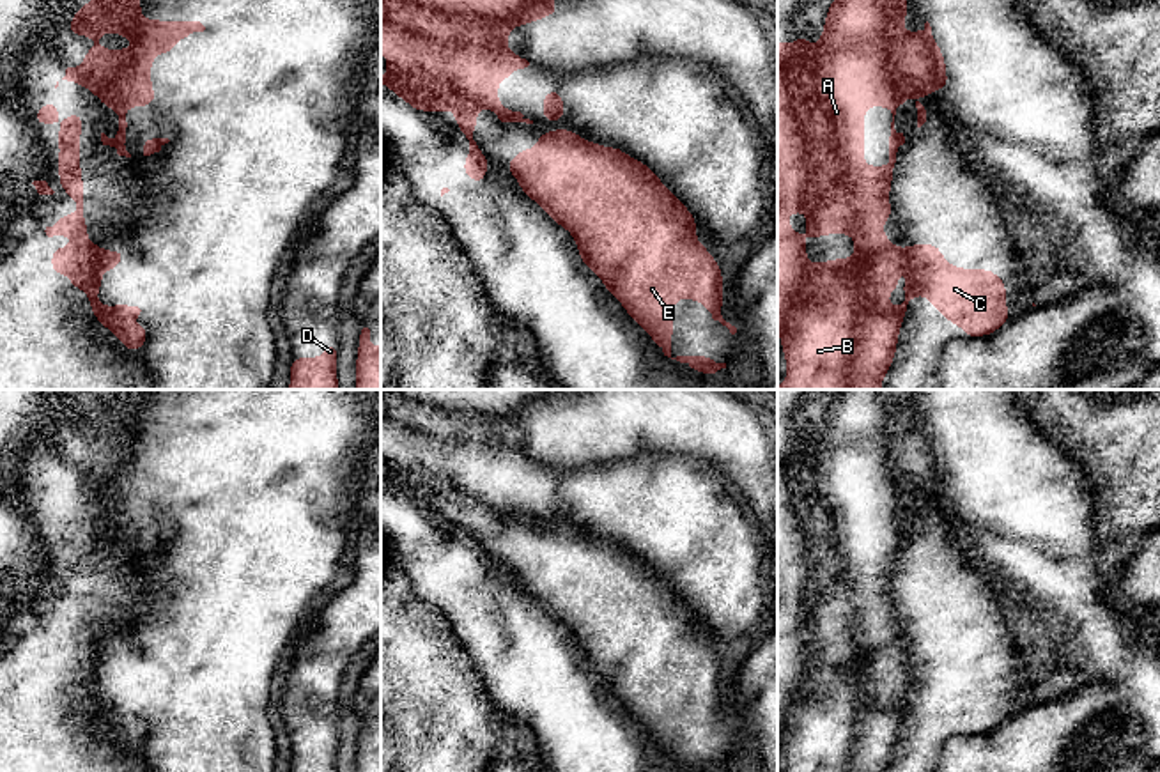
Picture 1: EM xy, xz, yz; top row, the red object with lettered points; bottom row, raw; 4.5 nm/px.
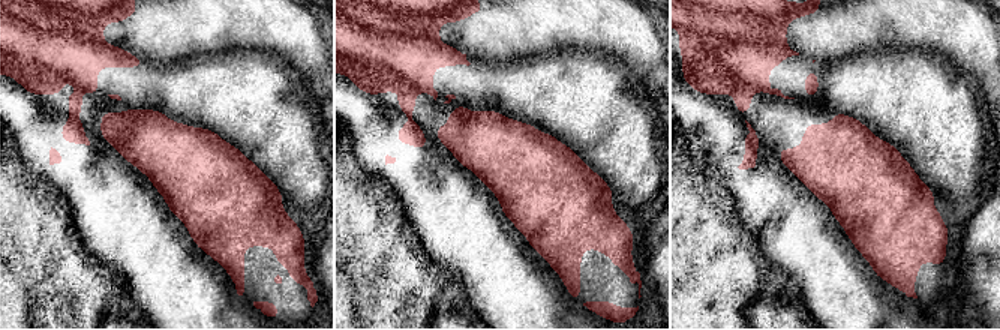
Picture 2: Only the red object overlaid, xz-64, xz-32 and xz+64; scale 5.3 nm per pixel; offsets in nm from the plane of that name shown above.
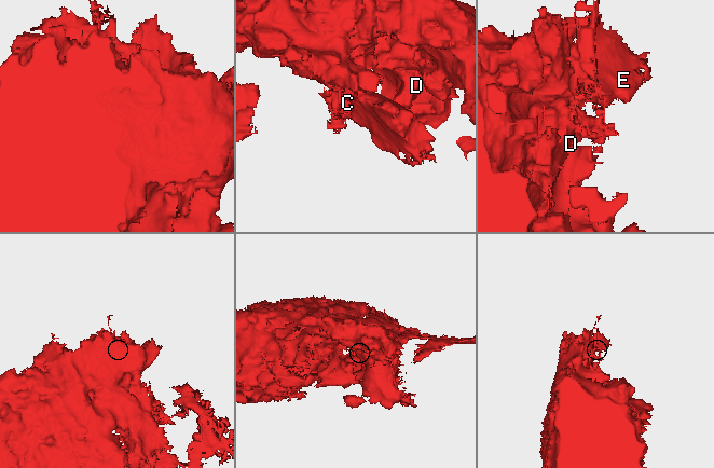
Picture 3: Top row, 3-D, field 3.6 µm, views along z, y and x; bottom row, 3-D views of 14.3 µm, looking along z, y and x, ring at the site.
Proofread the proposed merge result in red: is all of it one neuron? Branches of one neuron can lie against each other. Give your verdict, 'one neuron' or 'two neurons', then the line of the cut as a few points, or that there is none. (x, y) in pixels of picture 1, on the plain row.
two neurons | xz (498, 510), (521, 514)

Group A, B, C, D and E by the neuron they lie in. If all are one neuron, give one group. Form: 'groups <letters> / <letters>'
groups A B C D / E

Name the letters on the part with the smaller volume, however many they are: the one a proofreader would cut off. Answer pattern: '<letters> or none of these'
E

